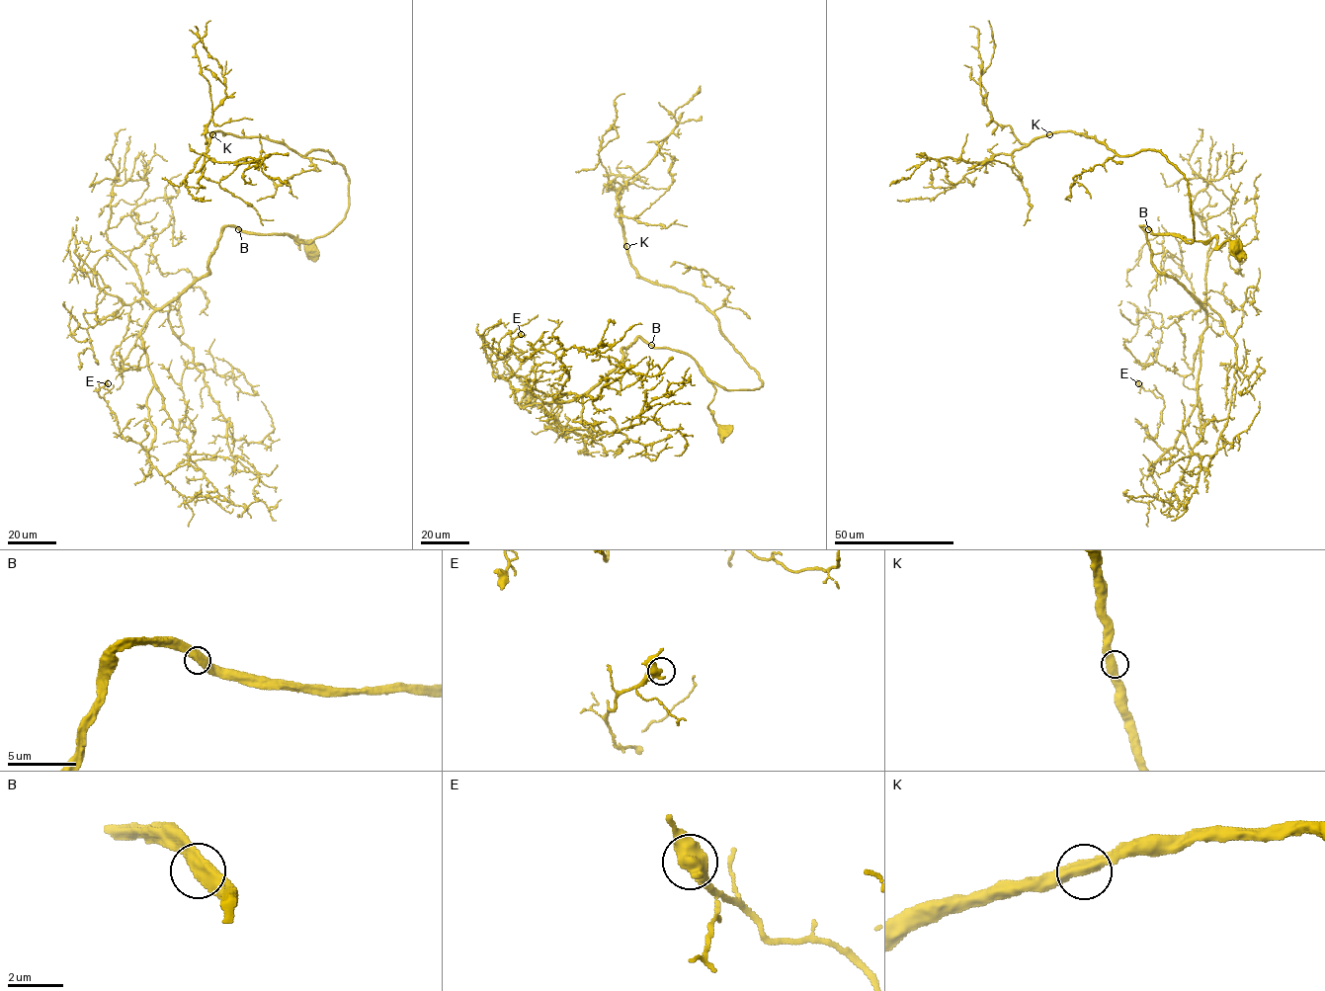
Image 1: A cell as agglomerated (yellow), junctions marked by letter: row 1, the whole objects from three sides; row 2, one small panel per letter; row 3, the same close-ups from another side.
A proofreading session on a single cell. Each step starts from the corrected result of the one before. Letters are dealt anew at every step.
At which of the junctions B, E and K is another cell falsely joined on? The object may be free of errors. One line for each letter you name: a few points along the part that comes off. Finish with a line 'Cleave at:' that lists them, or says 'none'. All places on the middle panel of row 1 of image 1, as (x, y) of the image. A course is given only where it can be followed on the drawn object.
Cleave at: none

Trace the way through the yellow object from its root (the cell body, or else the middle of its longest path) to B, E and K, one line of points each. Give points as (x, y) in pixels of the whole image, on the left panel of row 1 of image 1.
B: (310, 247), (304, 240), (298, 246), (296, 237), (294, 238), (301, 240), (288, 234), (257, 234), (238, 229)
E: (310, 247), (225, 226), (209, 273), (152, 314), (146, 452), (121, 434), (108, 383)
K: (310, 247), (294, 238), (310, 243), (345, 216), (345, 169), (326, 151), (300, 155), (262, 137), (212, 134)

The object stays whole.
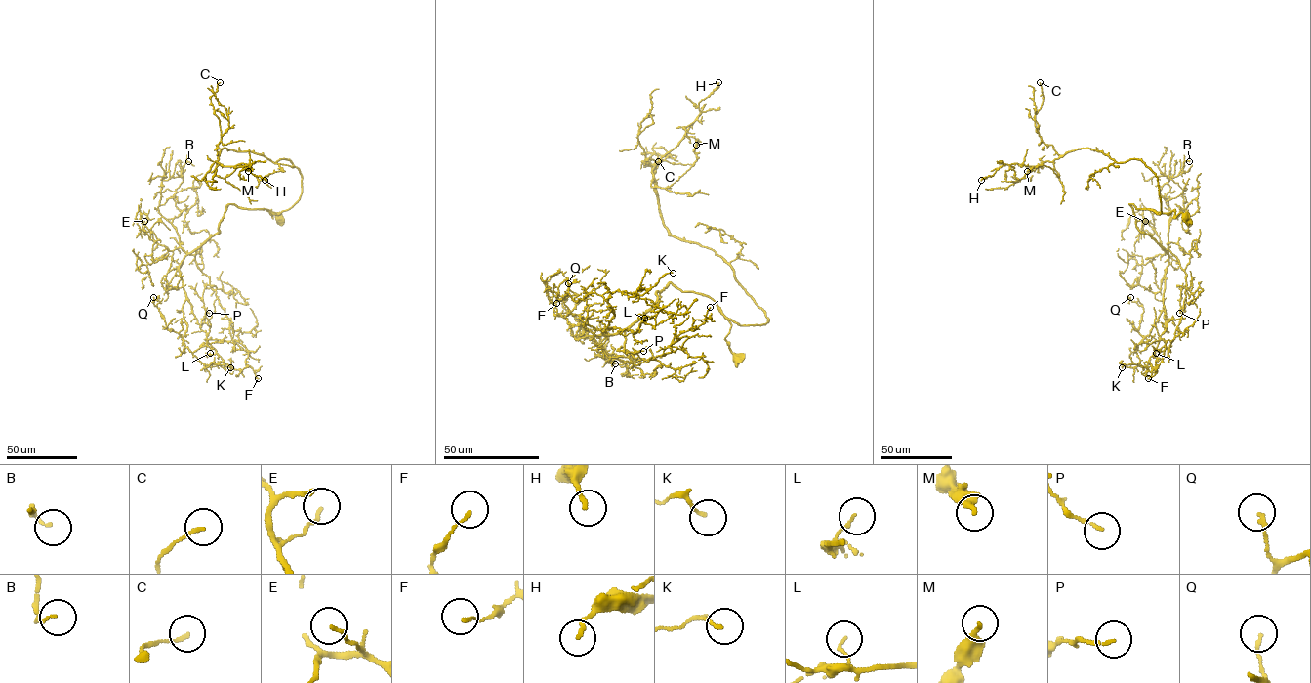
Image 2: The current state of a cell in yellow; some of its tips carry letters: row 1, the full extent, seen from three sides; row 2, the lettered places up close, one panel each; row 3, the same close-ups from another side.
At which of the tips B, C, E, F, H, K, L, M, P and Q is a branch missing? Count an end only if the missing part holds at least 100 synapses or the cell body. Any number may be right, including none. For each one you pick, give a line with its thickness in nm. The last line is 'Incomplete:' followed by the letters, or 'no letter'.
Incomplete: no letter

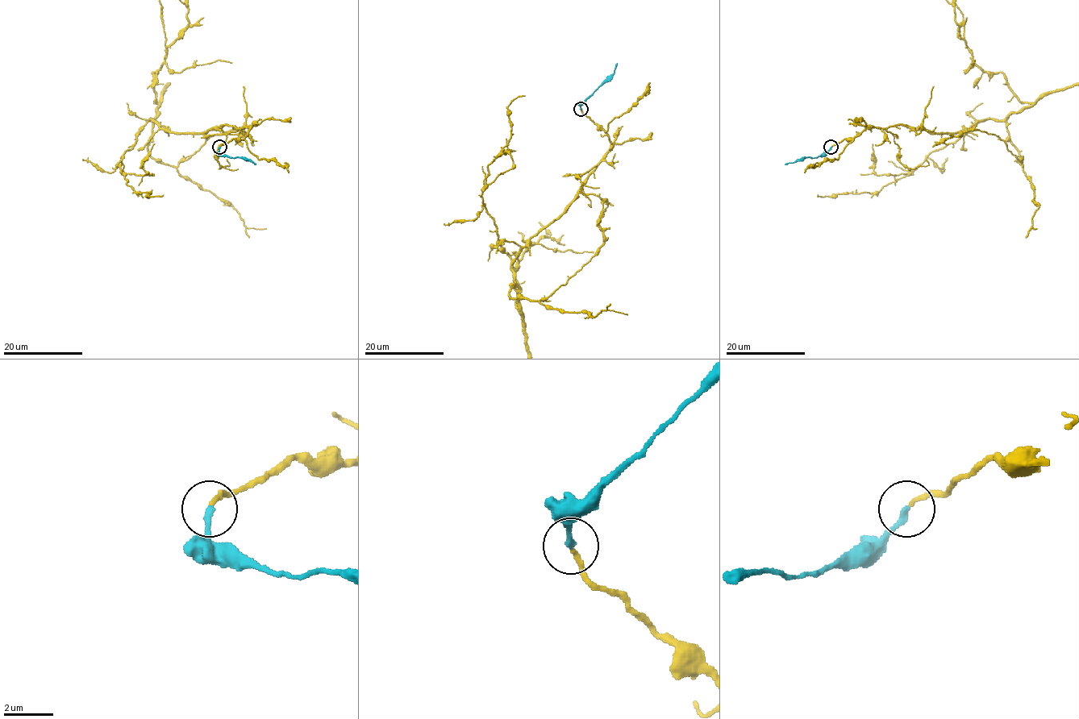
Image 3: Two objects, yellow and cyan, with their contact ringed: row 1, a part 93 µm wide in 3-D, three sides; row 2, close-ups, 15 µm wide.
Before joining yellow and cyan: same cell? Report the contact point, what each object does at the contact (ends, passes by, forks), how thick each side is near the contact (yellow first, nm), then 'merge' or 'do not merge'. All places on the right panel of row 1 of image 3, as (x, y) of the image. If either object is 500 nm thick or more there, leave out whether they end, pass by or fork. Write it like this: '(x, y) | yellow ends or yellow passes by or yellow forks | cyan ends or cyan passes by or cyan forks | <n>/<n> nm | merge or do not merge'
(831, 147) | yellow ends | cyan ends | 170/240 nm | merge

